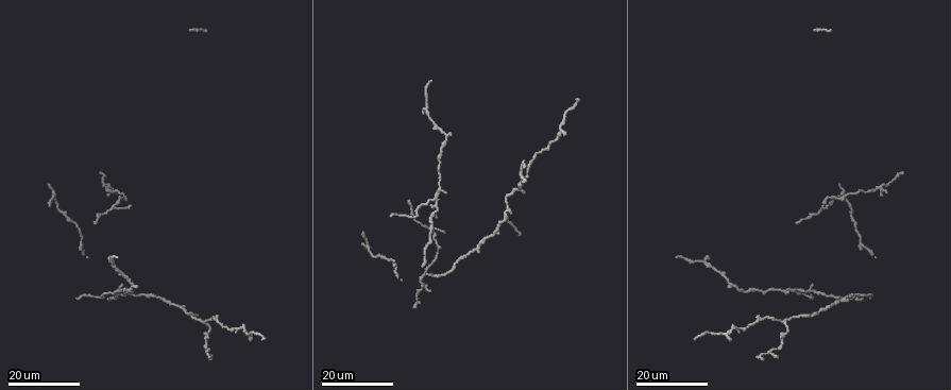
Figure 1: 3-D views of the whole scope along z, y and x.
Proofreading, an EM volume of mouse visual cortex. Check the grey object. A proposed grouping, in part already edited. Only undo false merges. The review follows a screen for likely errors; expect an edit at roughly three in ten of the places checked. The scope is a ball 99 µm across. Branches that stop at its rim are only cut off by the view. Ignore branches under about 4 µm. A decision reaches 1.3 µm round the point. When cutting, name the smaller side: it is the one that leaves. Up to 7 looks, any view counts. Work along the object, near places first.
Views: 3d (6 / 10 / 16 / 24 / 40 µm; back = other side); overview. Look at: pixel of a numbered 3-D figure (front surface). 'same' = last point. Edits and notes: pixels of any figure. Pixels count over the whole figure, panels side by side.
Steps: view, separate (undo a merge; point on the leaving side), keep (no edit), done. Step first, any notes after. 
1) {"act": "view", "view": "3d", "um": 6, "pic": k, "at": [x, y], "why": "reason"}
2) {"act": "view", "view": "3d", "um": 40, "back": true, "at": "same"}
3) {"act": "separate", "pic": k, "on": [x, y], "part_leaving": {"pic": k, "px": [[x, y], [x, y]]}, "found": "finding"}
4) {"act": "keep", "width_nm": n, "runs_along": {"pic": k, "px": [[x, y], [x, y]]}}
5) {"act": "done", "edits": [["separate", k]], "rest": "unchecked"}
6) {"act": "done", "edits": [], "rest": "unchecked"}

{"act": "view", "view": "3d", "um": 16, "pic": 1, "at": [426, 227], "why": "side arm on a straight run"}

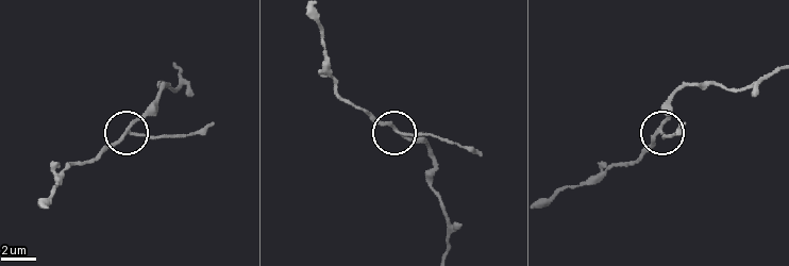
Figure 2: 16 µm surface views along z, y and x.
{"act": "view", "view": "3d", "um": 10, "pic": 2, "at": [399, 130]}

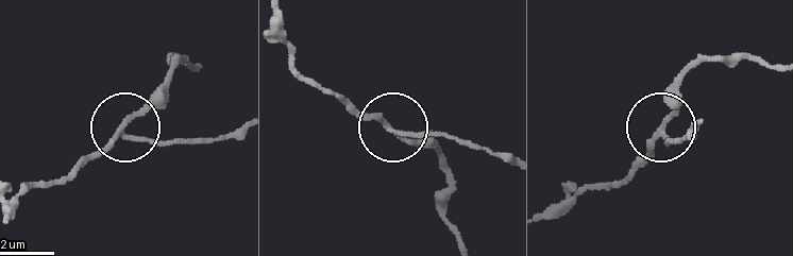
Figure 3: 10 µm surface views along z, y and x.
{"act": "keep", "arms": 3, "found": "one neuron here"}

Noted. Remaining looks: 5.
{"act": "view", "view": "3d", "um": 24, "pic": 1, "at": [119, 291], "why": "thin arm on a thick one"}

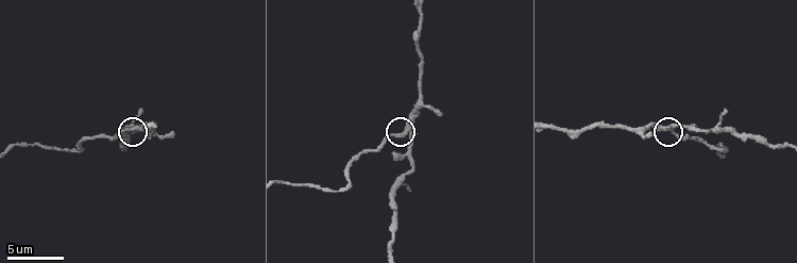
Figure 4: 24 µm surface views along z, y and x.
{"act": "view", "view": "3d", "um": 6, "pic": 4, "at": [405, 133]}

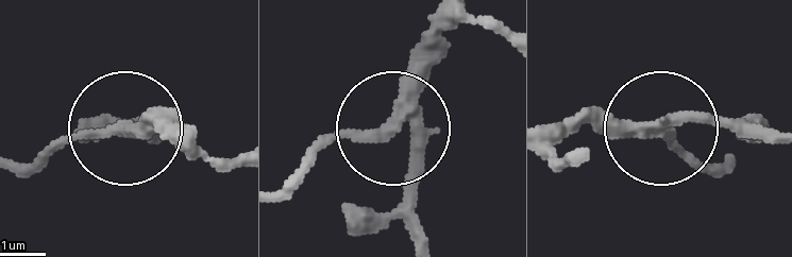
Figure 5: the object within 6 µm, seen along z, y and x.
{"act": "separate", "pic": 5, "on": [68, 142], "arms": 4, "part_leaving": {"pic": 5, "px": [[124, 129], [14, 163]]}, "found": "two neurons meet here"}

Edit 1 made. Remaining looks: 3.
{"act": "view", "view": "3d", "um": 16, "pic": 1, "at": [784, 323], "why": "thin arm on a thick one"}

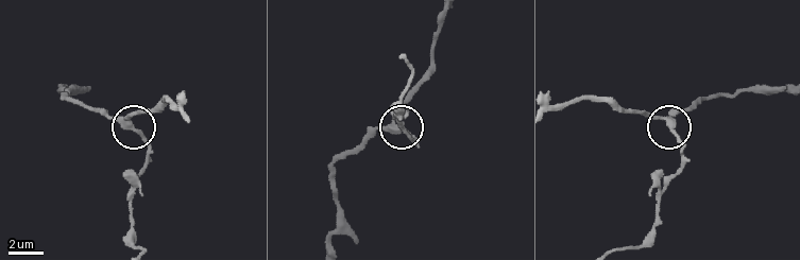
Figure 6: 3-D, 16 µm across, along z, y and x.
{"act": "view", "view": "3d", "um": 6, "pic": 6, "at": [125, 121]}

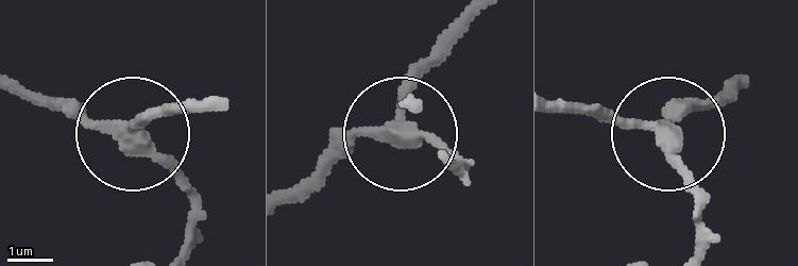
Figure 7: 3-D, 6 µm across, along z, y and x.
{"act": "keep", "width_nm": 310, "runs_along": {"pic": 7, "px": [[19, 92], [130, 133], [199, 205]]}, "found": "one neuron here"}

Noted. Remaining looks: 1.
{"act": "done", "edits": [["separate", 5]], "rest": "unchecked"}

